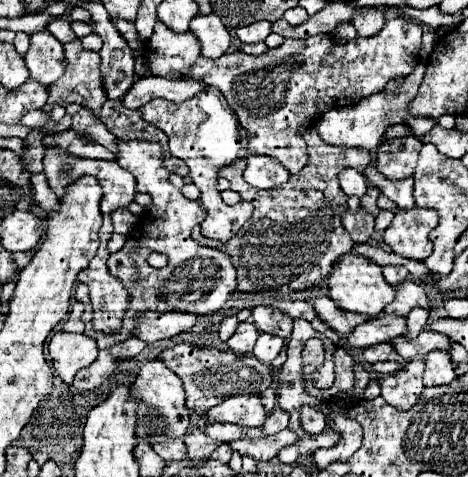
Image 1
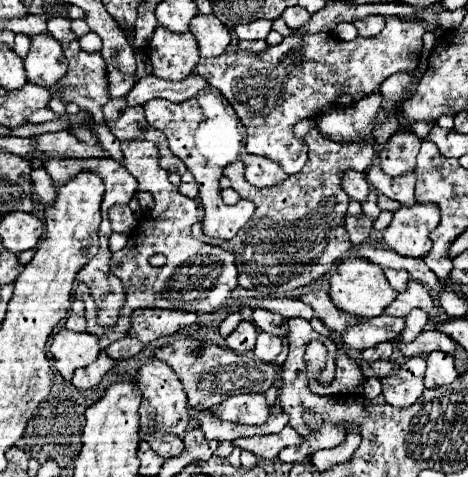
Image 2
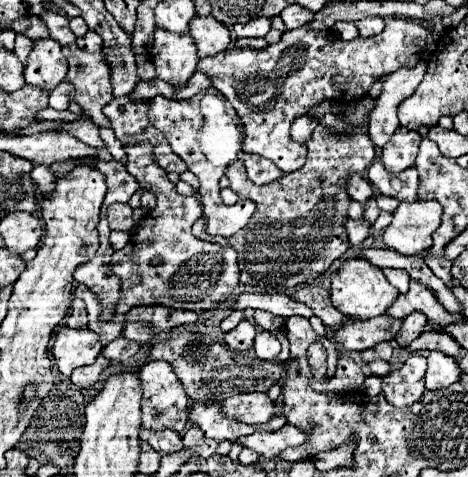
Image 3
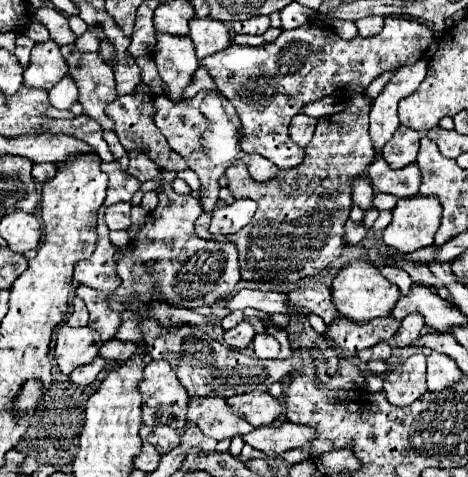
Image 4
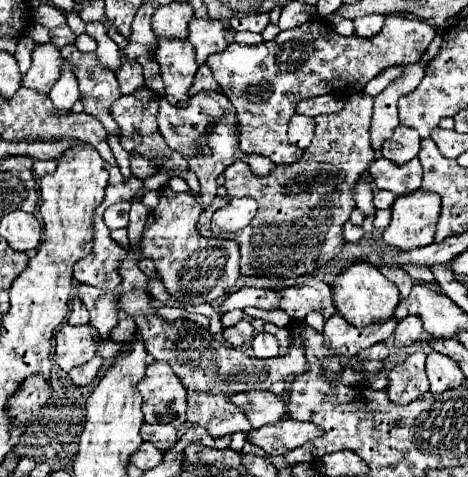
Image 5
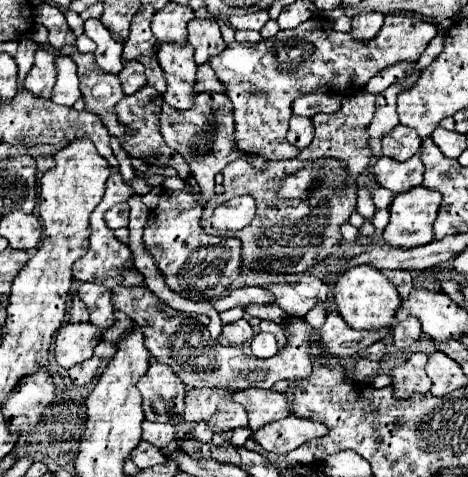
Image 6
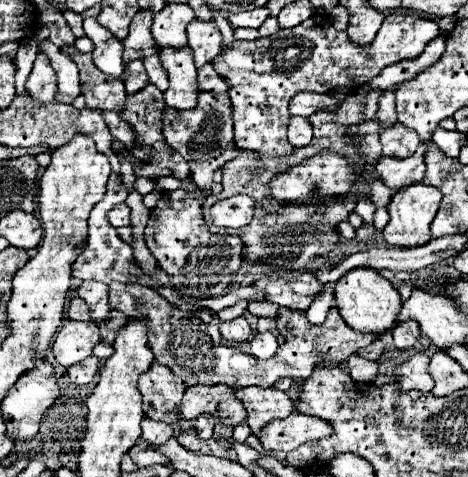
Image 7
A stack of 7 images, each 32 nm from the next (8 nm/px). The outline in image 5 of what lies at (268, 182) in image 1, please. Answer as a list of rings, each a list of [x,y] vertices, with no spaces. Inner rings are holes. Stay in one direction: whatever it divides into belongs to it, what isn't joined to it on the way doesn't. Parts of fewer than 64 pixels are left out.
[[[240,154],[240,158],[246,160],[250,164],[252,172],[258,174],[258,176],[264,176],[264,174],[268,174],[272,170],[272,162],[268,158],[264,158],[264,156],[258,156],[258,154]]]

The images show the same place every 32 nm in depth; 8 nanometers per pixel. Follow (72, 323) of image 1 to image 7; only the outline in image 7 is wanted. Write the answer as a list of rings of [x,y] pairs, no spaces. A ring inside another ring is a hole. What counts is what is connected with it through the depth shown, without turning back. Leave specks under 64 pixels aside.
[[[76,296],[76,298],[70,300],[70,308],[68,308],[68,314],[66,316],[72,318],[72,320],[90,320],[92,310],[88,308],[88,304],[84,304],[82,298]]]

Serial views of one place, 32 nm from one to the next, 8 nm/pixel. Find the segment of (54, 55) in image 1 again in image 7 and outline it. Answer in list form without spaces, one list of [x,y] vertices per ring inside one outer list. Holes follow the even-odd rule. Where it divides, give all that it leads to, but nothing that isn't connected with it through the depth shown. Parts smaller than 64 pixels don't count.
[[[38,54],[34,60],[34,68],[28,76],[28,94],[32,96],[32,100],[40,102],[40,104],[52,104],[58,102],[58,82],[56,82],[56,72],[50,66],[50,60],[46,54]]]

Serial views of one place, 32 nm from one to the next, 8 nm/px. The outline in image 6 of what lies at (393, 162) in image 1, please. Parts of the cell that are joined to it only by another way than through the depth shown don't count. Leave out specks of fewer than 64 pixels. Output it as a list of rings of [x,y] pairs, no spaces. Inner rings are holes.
[[[398,124],[396,128],[392,128],[390,134],[382,136],[382,154],[404,162],[418,152],[420,144],[422,144],[422,140],[414,128],[406,128],[406,126]]]

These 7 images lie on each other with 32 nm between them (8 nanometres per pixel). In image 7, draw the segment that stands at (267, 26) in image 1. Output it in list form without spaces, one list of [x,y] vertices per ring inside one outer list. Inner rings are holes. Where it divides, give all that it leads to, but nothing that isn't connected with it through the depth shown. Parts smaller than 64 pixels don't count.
[[[260,6],[260,8],[244,10],[244,12],[238,12],[238,14],[230,14],[228,22],[232,24],[232,28],[238,28],[238,26],[258,28],[268,18],[268,14],[270,14],[270,10],[266,6]]]

